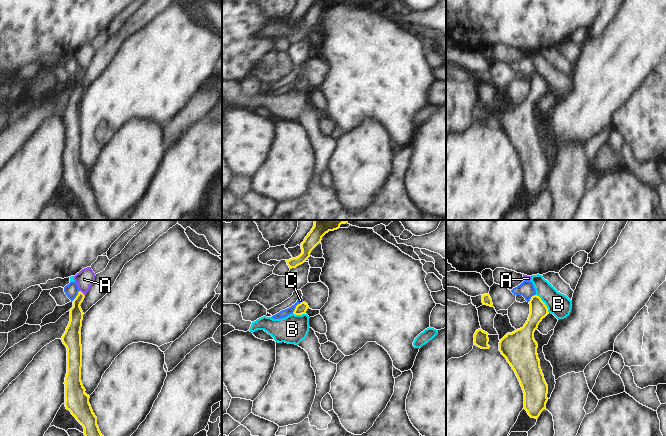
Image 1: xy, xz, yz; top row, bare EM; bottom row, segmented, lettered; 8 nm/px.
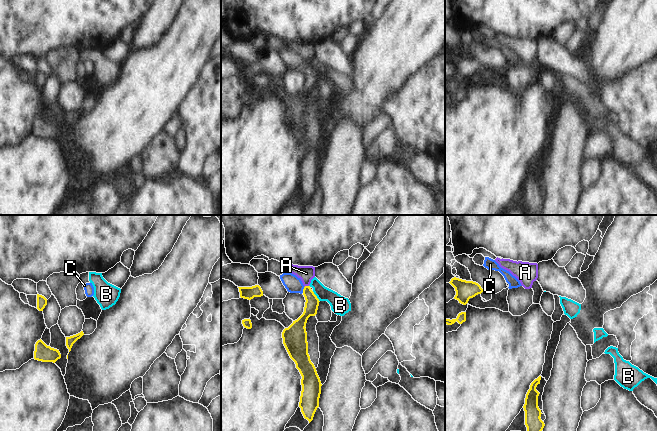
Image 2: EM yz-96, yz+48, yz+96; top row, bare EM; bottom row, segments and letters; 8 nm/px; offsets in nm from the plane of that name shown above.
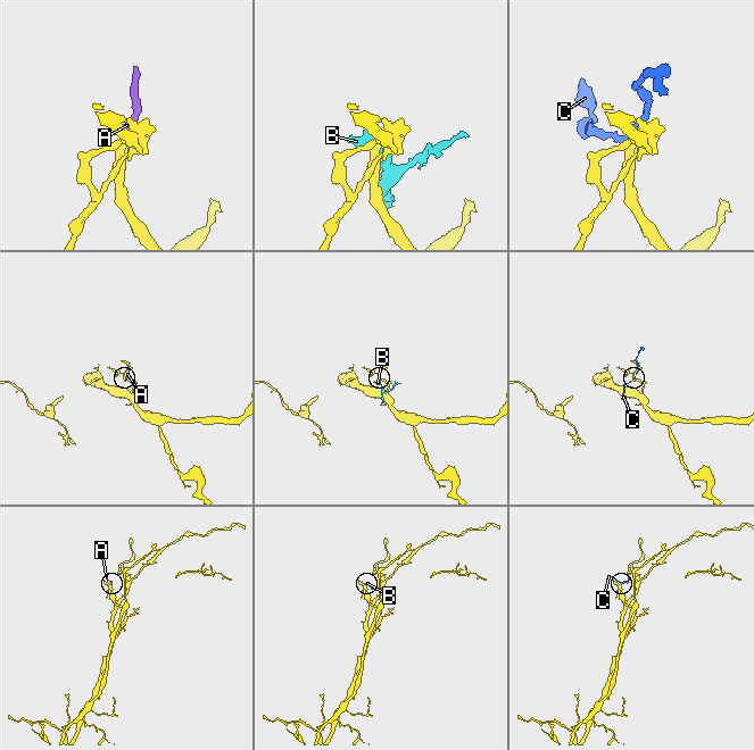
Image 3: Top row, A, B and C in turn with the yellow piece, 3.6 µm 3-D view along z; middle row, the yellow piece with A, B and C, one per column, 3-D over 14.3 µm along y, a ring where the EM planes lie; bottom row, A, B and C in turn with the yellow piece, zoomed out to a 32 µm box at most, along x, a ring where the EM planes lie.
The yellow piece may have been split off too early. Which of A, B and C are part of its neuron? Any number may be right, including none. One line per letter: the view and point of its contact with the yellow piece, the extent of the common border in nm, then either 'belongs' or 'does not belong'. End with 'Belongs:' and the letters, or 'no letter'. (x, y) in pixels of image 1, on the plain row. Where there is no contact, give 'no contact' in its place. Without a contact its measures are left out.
A: contact xy (82, 69); length 60 nm; belongs
B: contact yz (544, 79); length 190 nm; does not belong
C: contact xz (296, 83); length 130 nm; does not belong
Belongs: A

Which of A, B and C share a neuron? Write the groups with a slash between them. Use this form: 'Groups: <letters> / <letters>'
Groups: A / B / C

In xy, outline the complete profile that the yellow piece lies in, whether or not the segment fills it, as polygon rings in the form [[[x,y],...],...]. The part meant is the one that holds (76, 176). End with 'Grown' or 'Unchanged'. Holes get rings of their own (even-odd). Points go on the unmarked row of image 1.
[[[91,43],[82,45],[74,52],[80,67],[72,77],[73,83],[70,85],[70,97],[61,114],[67,124],[64,180],[66,185],[83,202],[83,209],[91,220],[115,220],[101,210],[97,201],[97,193],[89,179],[90,172],[85,169],[86,166],[81,157],[82,121],[80,108],[84,89],[80,81],[93,60],[95,52]]]. Grown

